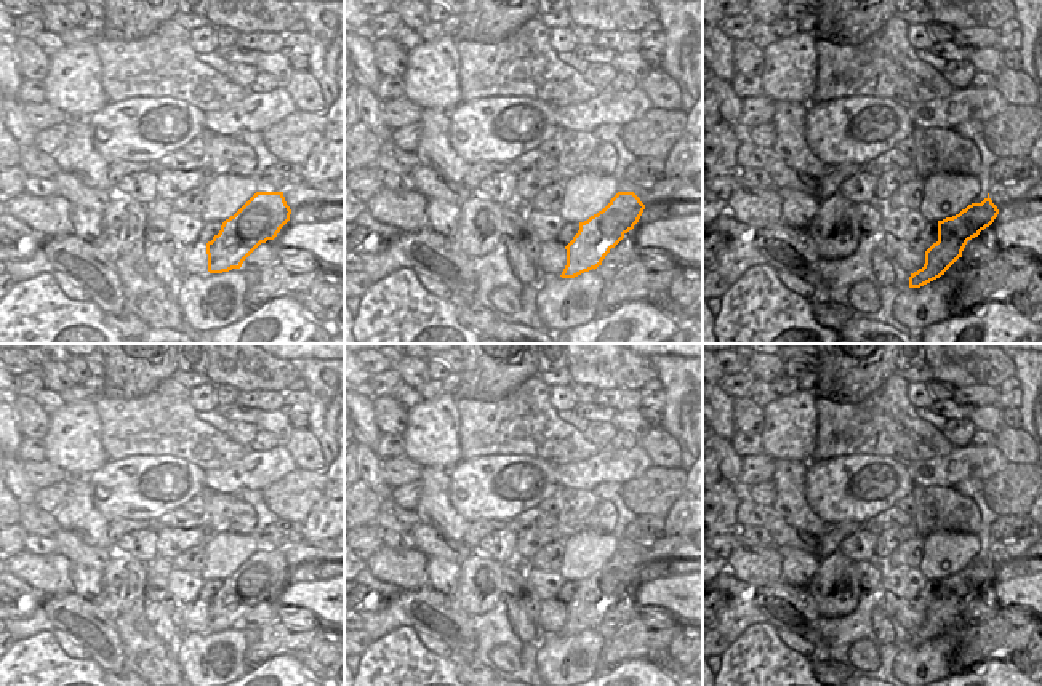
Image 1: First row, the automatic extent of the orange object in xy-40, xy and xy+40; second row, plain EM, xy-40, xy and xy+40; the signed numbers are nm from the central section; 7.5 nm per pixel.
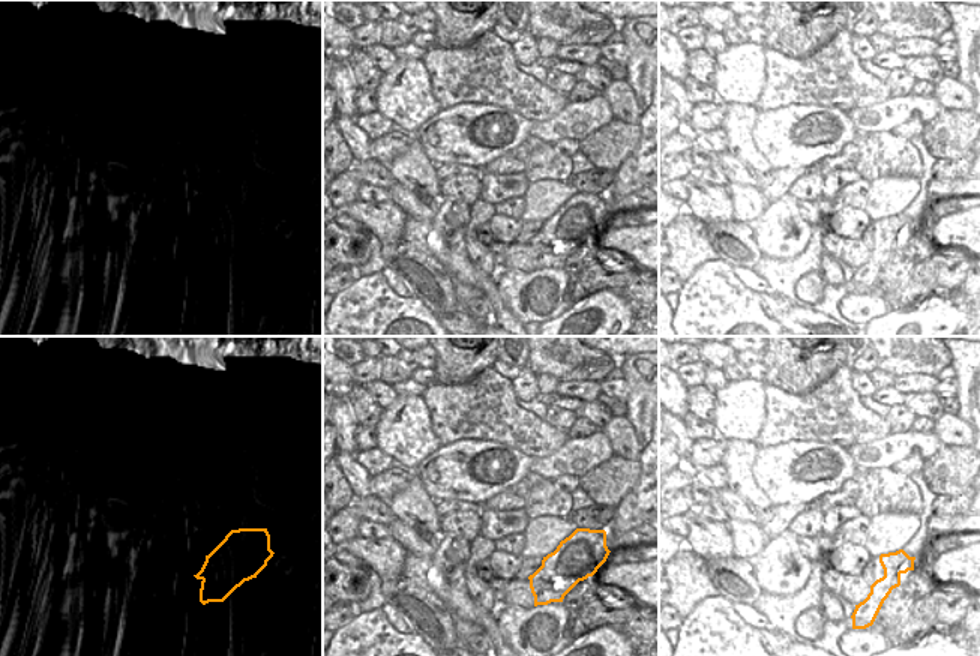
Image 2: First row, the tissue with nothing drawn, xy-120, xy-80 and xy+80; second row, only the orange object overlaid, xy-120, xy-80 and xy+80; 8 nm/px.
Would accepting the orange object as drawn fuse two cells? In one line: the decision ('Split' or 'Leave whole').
Leave whole

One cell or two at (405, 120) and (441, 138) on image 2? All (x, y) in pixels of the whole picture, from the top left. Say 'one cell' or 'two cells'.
two cells

